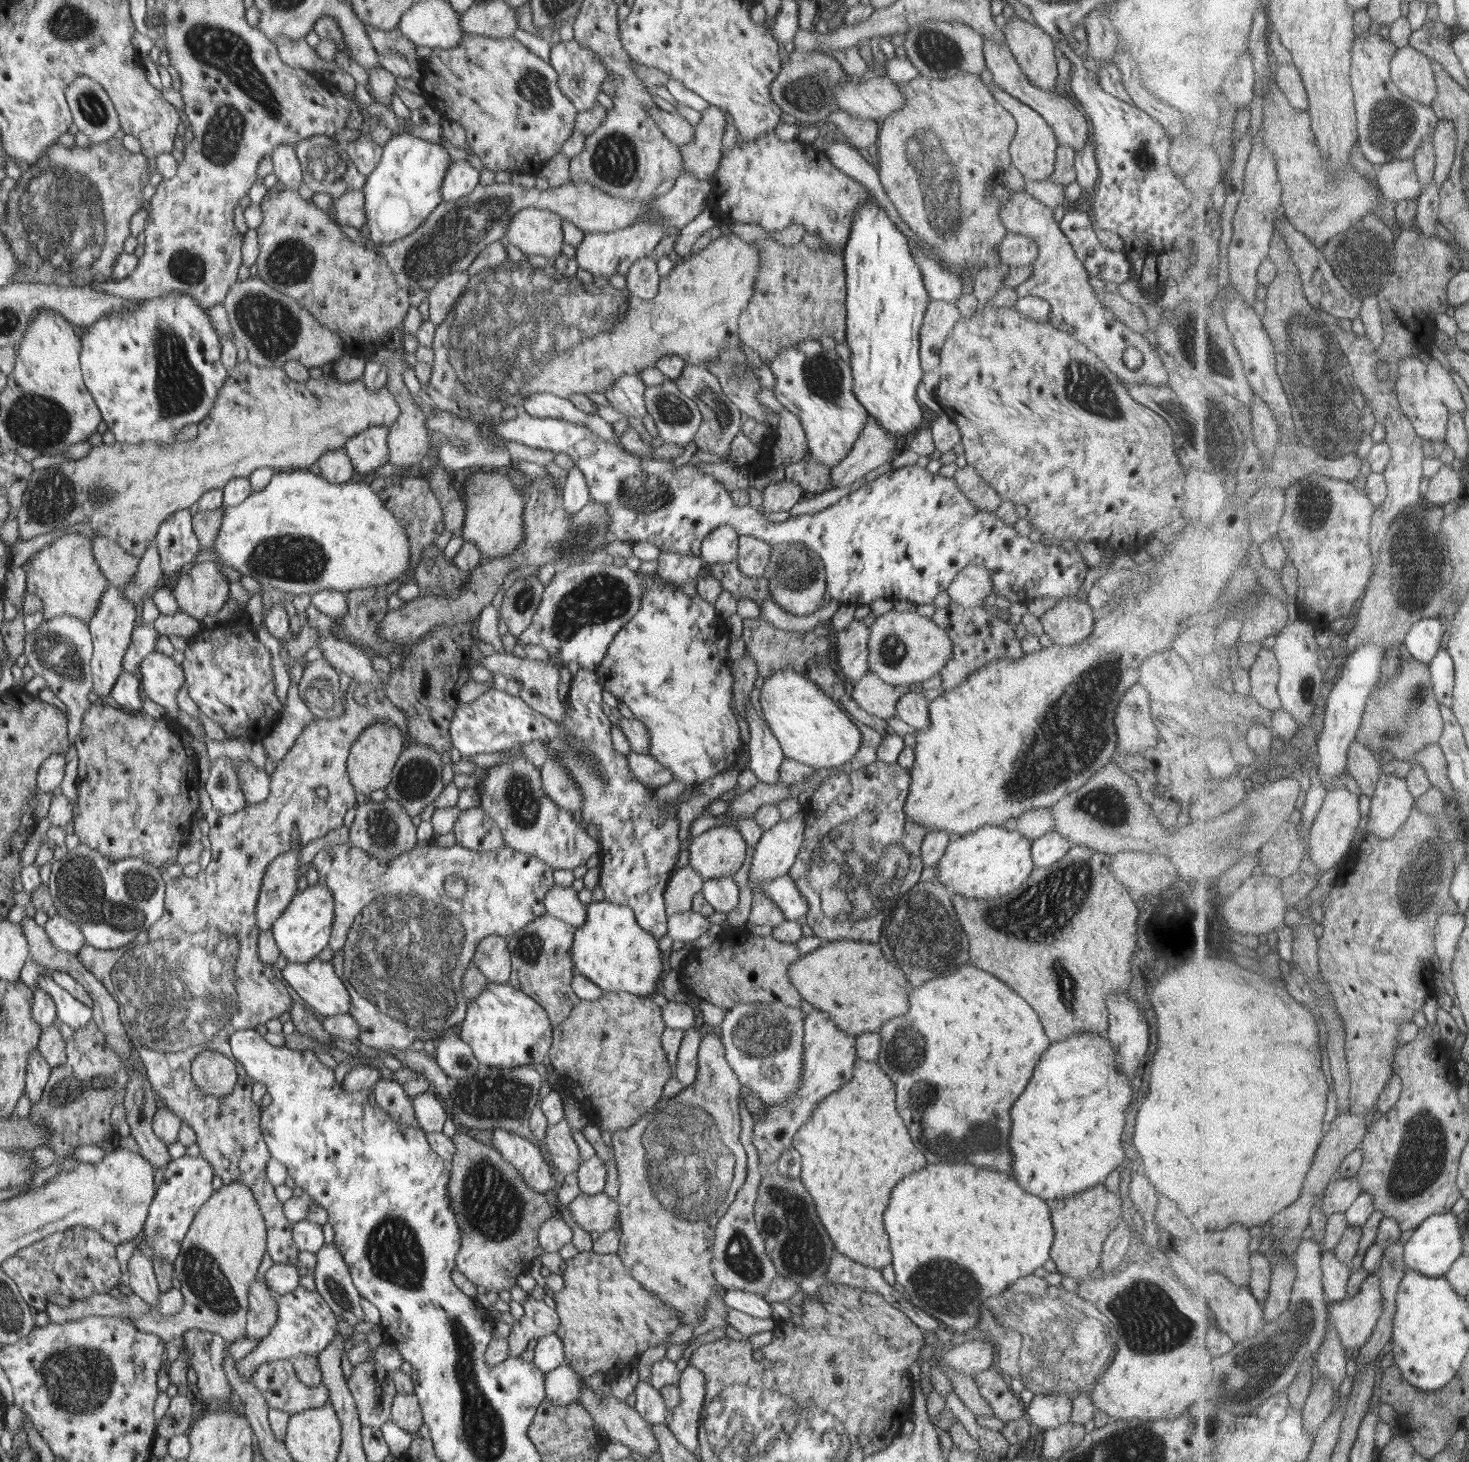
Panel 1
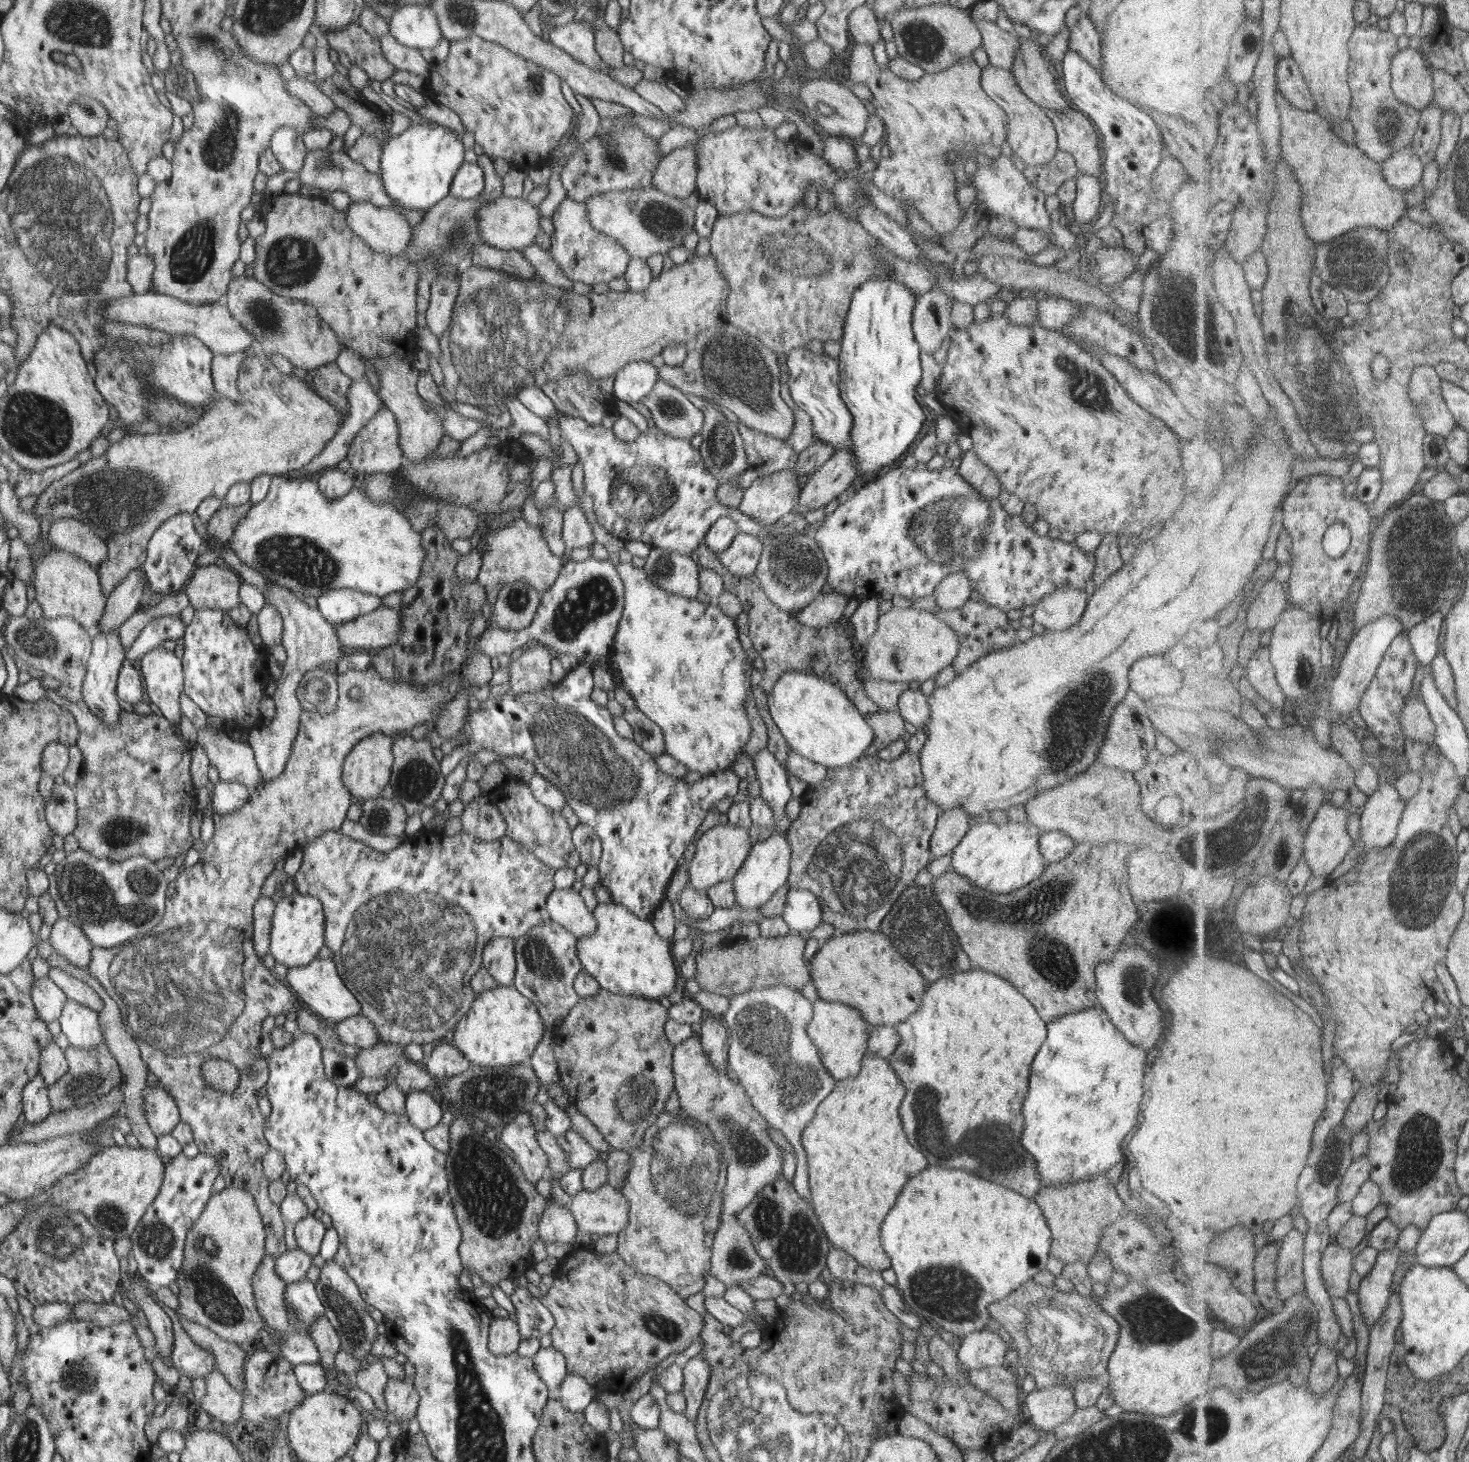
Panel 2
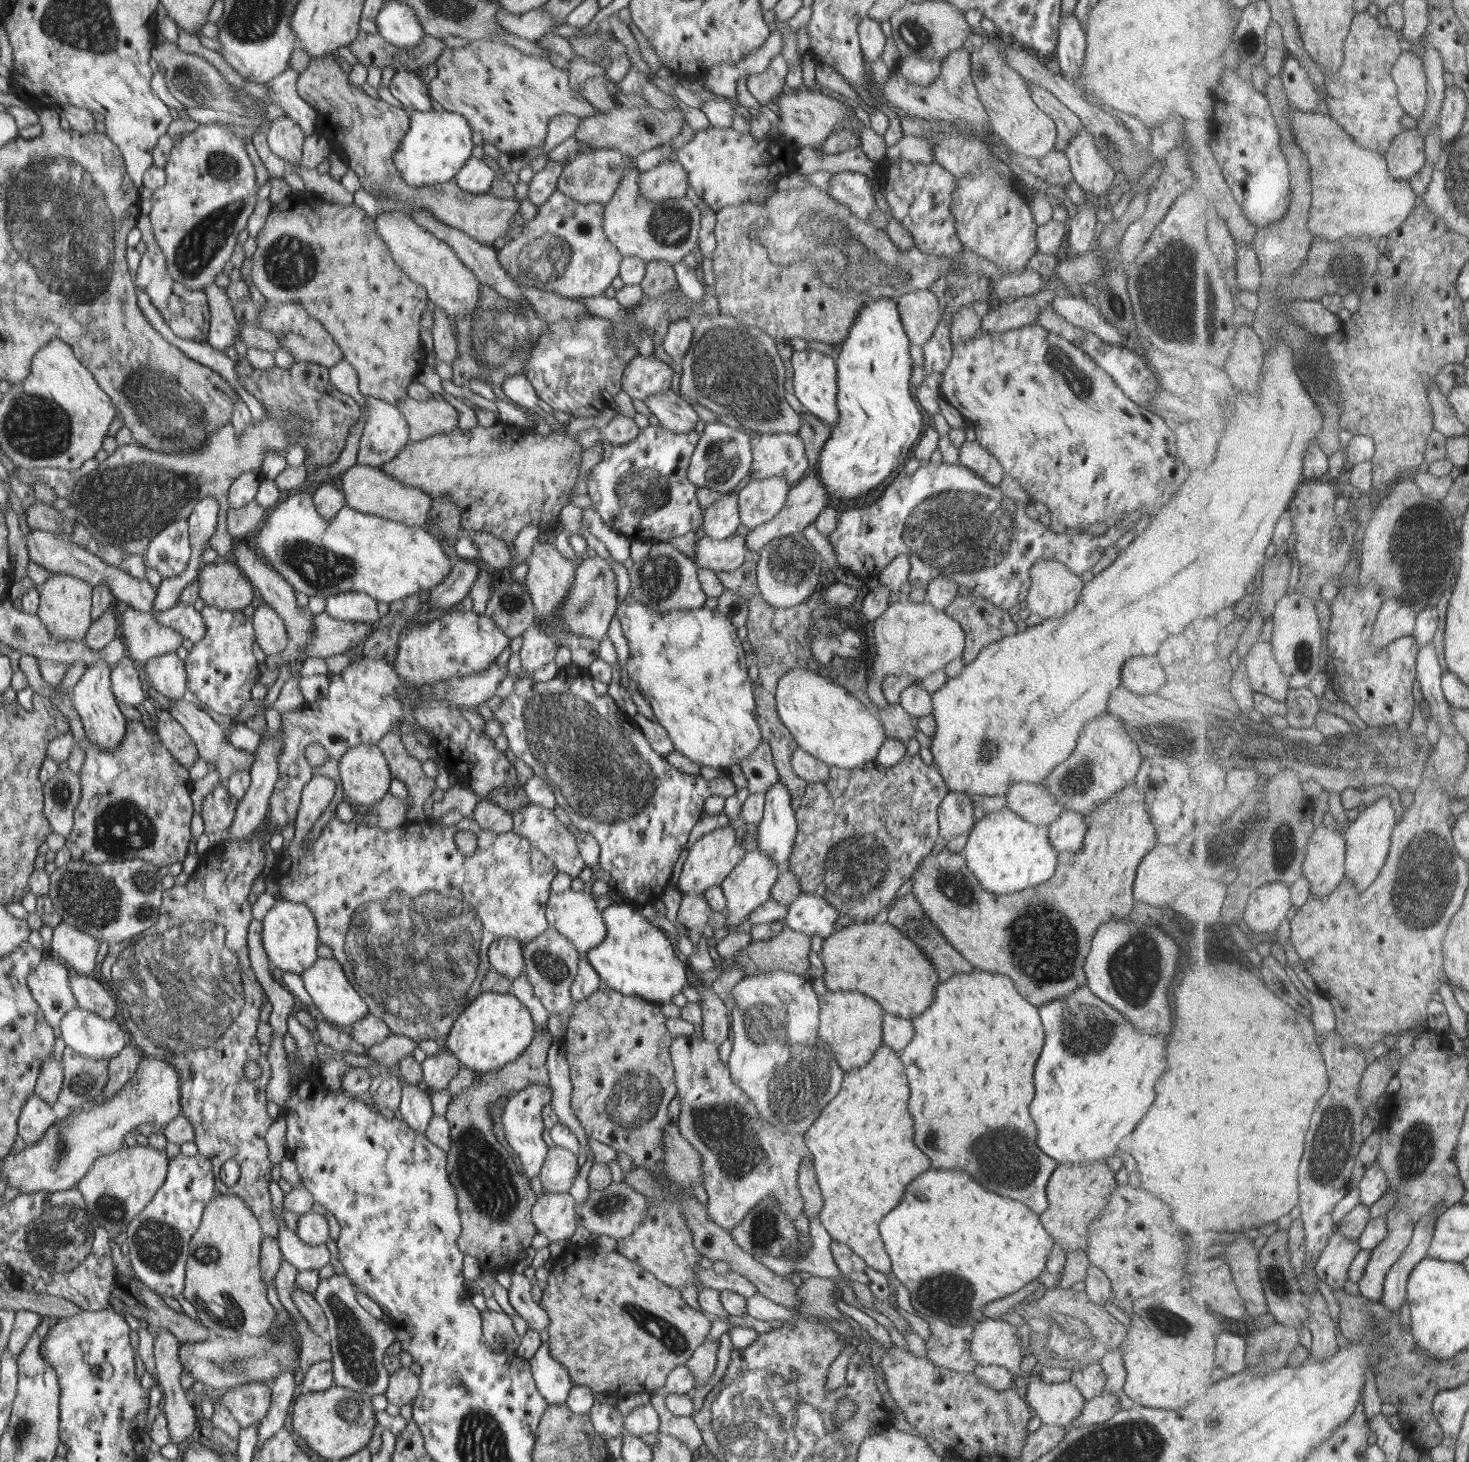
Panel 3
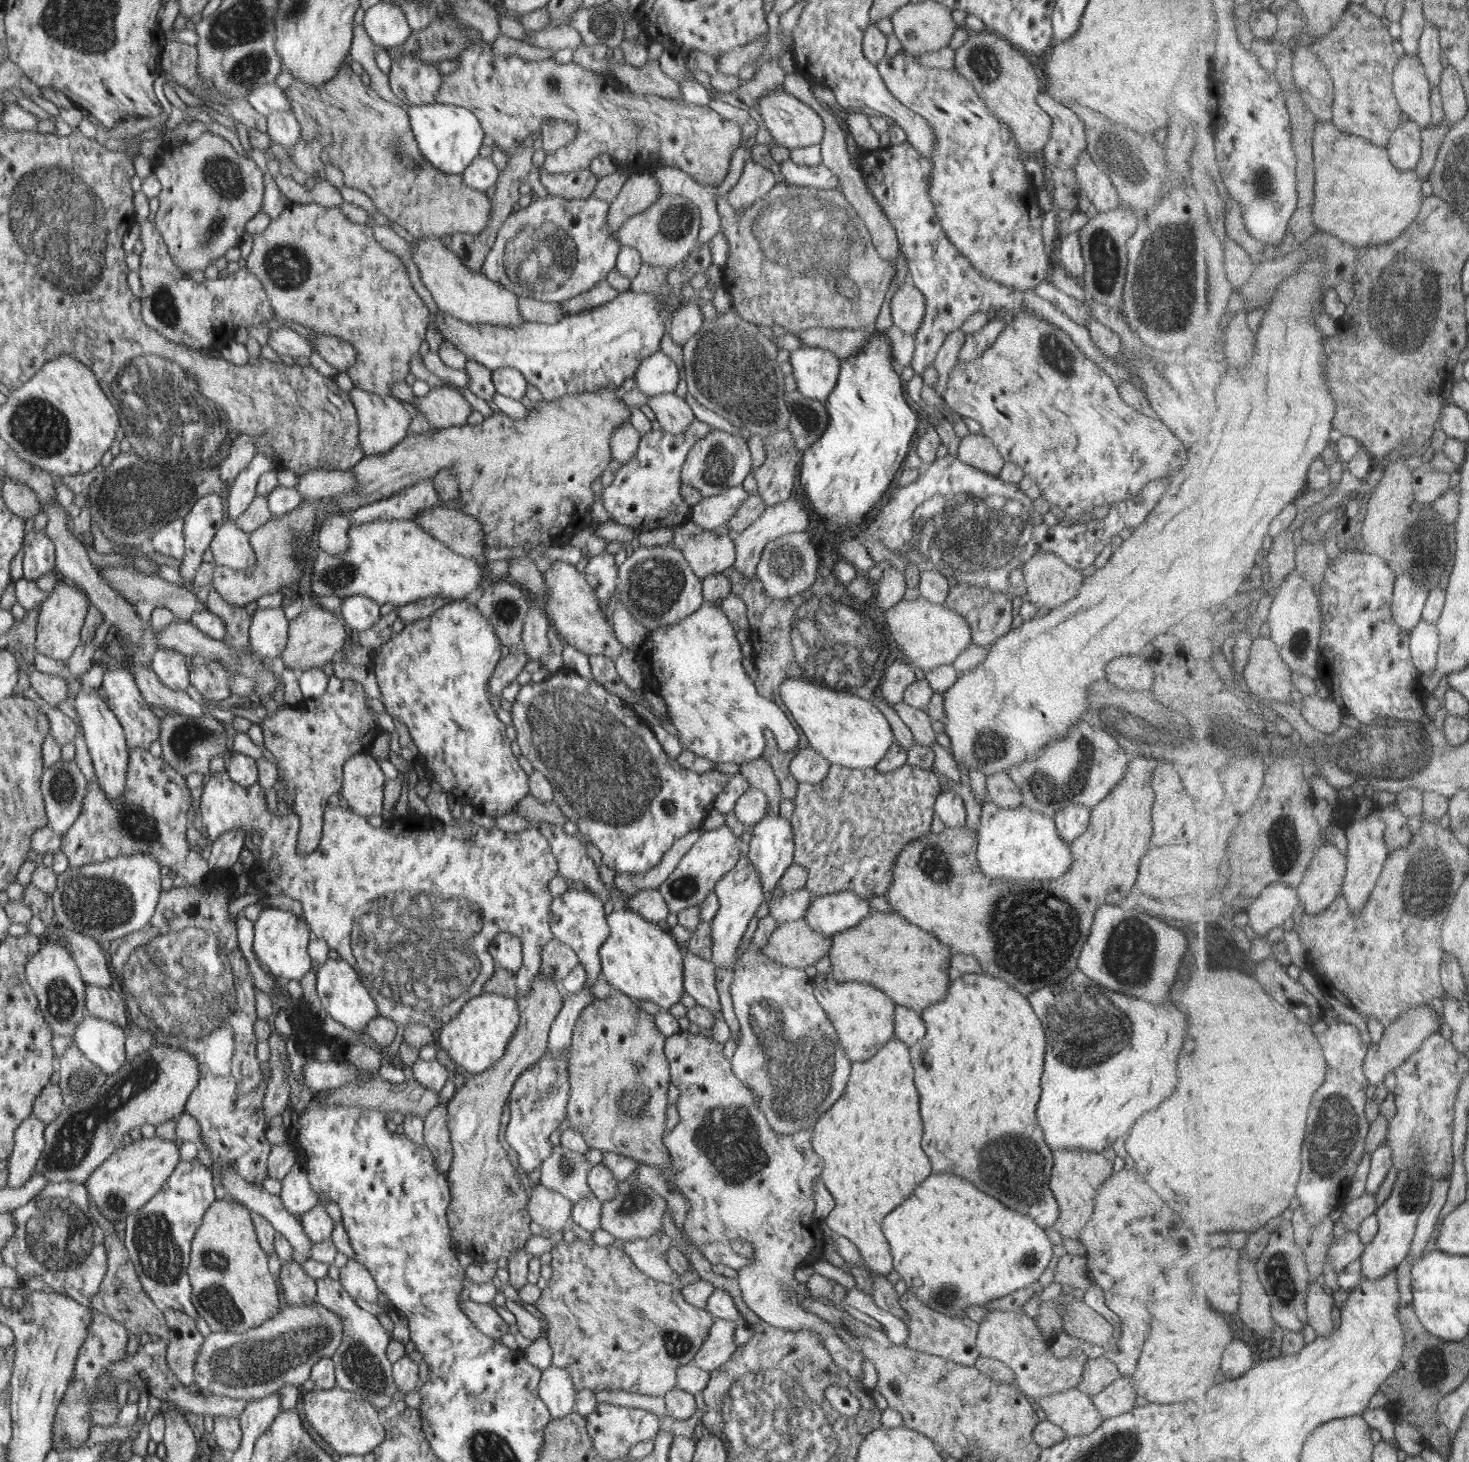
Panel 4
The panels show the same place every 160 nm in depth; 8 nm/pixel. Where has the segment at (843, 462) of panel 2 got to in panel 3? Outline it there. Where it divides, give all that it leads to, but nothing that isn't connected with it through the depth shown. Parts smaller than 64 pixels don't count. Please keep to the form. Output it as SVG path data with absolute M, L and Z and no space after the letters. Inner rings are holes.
M813 467L809 474L802 476L790 487L781 510L771 520L757 525L745 535L745 546L748 548L749 554L751 551L763 548L769 540L801 532L805 526L814 522L819 512L827 505L827 500L829 500L828 492L820 481L818 472Z

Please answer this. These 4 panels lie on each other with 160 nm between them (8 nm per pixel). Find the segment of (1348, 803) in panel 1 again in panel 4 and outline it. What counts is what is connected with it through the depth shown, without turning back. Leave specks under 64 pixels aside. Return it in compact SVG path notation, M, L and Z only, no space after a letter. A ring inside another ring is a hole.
M1328 835L1325 844L1315 852L1305 880L1296 889L1309 914L1321 914L1344 890L1348 873L1348 856L1335 846Z

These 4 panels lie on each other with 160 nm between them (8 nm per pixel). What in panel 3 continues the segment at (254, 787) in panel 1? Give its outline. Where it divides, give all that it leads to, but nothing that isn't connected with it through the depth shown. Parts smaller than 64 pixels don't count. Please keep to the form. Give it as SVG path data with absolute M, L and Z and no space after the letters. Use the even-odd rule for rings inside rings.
M175 698L171 700L171 711L169 714L183 727L183 730L189 735L194 742L198 756L206 763L213 764L219 775L219 781L227 781L229 776L235 771L249 771L252 762L256 758L256 754L250 753L238 748L233 748L231 743L223 737L223 730L215 723L204 711L193 704L189 704L183 698Z

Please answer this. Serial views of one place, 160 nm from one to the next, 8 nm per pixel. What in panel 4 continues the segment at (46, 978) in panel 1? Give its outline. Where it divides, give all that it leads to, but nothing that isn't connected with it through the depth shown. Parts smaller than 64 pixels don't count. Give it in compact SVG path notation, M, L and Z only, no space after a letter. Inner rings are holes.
M86 1013L73 1029L72 1042L86 1061L105 1075L116 1073L125 1061L124 1037L128 1030Z

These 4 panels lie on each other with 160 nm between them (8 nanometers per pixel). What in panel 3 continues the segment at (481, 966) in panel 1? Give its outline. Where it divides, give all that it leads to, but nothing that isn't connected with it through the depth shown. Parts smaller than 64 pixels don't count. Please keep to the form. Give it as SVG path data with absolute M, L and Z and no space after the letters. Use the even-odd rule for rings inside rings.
M498 937L488 946L489 968L512 981L524 970L521 943L517 939Z

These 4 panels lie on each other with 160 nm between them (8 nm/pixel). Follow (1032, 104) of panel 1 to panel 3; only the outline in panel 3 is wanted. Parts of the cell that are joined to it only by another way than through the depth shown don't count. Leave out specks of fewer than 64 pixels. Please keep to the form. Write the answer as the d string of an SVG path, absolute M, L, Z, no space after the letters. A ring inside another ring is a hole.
M1081 127L1063 150L1068 158L1073 180L1082 190L1095 197L1107 194L1113 182L1113 169L1097 150L1094 138Z

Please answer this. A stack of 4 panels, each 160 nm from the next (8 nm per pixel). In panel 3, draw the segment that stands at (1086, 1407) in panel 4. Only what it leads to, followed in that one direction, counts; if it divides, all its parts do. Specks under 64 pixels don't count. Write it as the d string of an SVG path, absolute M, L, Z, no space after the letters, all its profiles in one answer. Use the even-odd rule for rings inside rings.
M1039 1375L1030 1378L1026 1385L1025 1402L1040 1420L1040 1424L1066 1428L1080 1415L1085 1400L1070 1381L1045 1383Z

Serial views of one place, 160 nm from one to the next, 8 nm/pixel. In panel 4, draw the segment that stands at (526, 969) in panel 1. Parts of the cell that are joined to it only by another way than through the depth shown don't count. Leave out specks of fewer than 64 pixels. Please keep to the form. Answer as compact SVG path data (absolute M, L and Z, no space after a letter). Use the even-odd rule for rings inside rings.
M559 939L548 940L539 953L539 970L543 976L548 976L555 985L569 974L569 971L579 964L577 955Z

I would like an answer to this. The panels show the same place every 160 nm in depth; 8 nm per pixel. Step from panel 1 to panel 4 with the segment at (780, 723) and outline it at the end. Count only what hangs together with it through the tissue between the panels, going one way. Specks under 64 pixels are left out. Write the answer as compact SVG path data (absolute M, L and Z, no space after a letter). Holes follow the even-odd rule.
M799 677L781 680L778 695L803 732L808 746L830 764L860 770L874 767L894 738L889 723L870 700L849 696L849 693L838 693L823 685L807 684Z

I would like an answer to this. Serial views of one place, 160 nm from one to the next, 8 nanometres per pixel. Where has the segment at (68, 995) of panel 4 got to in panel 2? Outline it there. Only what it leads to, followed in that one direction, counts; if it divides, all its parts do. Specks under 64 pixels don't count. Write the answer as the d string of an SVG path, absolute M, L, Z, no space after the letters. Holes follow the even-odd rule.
M48 976L35 980L31 995L36 1015L45 1022L57 1020L59 1012L63 1010L68 1000L64 992L61 992L61 989Z

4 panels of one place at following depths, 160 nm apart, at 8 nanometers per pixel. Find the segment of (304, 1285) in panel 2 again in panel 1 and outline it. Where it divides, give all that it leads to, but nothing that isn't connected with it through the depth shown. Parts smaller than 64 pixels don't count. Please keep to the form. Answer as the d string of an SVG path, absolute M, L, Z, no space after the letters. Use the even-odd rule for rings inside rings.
M297 1287L292 1292L283 1294L277 1300L277 1320L269 1333L259 1339L254 1348L240 1361L235 1362L235 1368L244 1380L251 1381L254 1370L264 1362L272 1360L294 1359L299 1356L316 1356L324 1350L336 1332L336 1316L333 1311L321 1300L320 1294L308 1292L301 1287Z

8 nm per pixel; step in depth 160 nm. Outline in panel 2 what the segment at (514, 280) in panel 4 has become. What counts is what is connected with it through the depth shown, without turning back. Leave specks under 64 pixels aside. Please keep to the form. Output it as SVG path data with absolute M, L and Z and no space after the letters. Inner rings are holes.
M566 197L552 212L553 237L548 255L559 265L565 276L572 282L593 285L609 282L624 274L628 252L613 238L595 230L584 217L584 203Z

